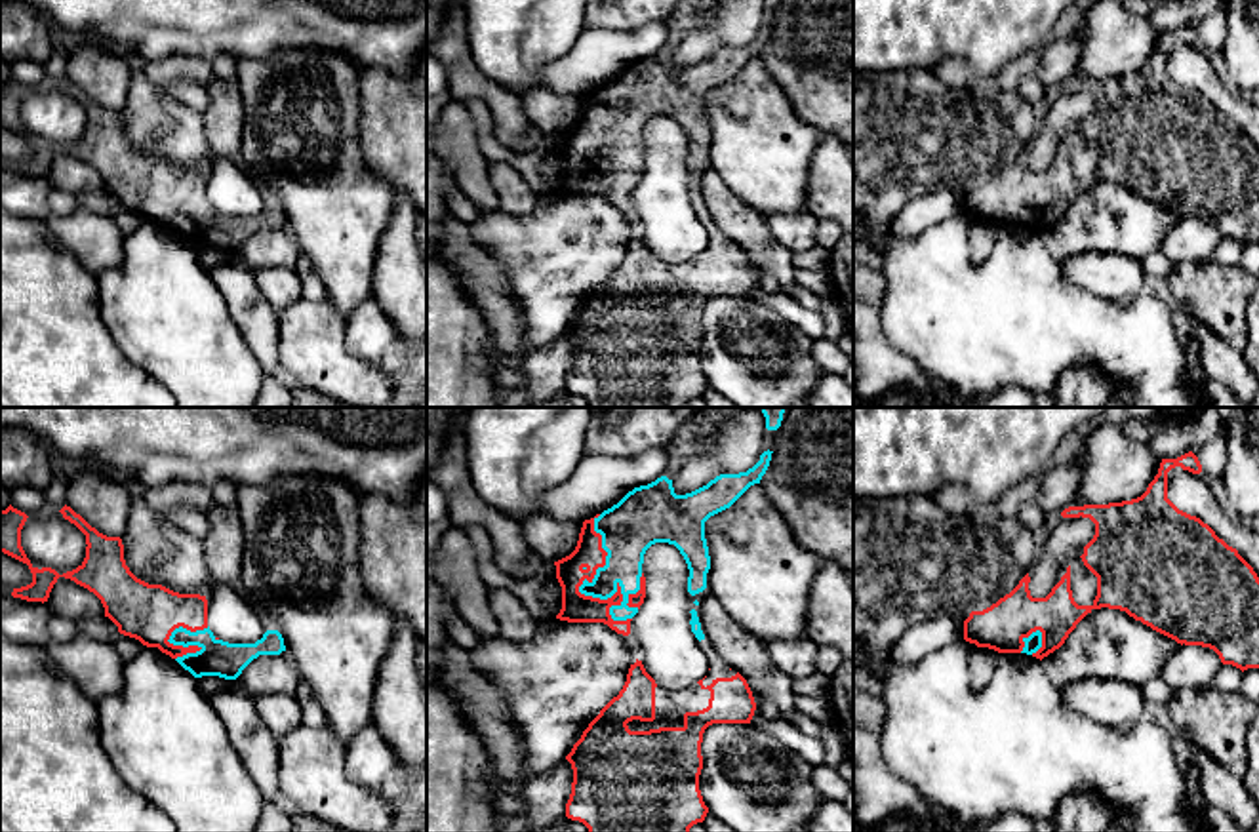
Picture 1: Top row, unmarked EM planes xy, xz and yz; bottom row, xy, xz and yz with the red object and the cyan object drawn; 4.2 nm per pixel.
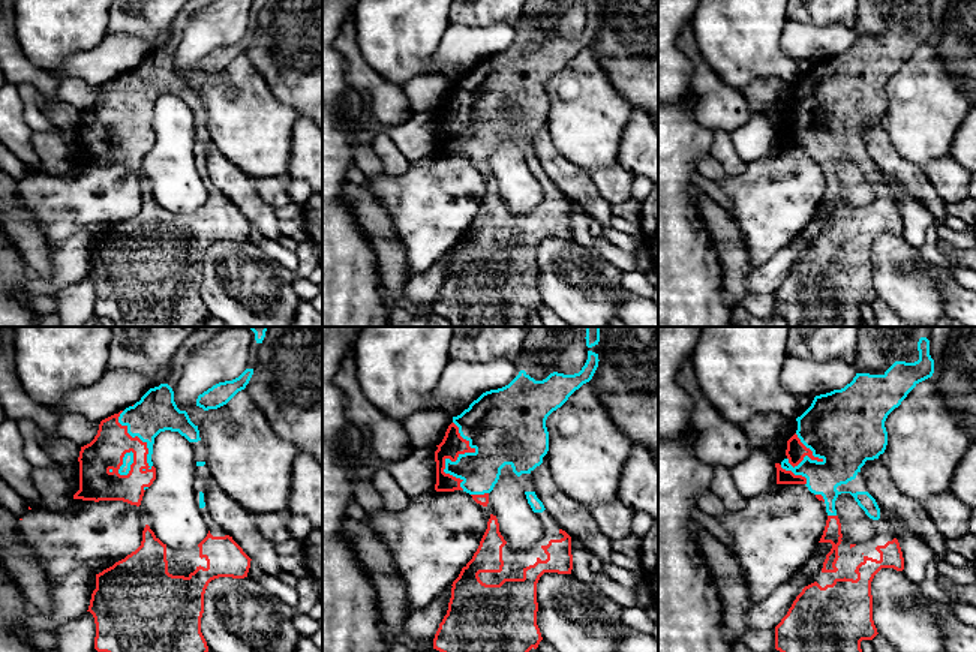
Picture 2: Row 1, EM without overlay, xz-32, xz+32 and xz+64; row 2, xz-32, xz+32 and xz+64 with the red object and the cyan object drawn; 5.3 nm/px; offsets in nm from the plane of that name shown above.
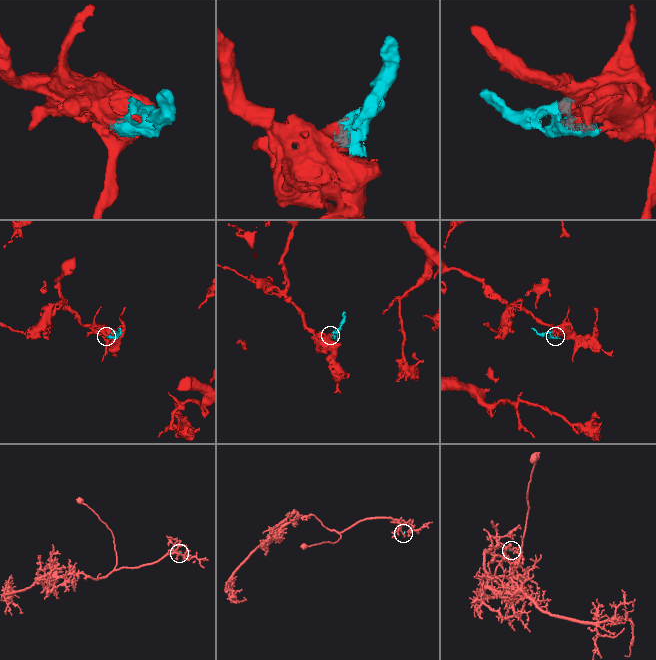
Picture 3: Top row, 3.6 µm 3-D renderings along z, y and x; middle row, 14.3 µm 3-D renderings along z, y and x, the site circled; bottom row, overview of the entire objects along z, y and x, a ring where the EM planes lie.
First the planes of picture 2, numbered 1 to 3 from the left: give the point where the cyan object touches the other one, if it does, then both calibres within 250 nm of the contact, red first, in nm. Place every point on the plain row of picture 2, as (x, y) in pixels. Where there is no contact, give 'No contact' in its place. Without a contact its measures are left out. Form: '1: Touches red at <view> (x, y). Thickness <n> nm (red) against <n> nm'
1: Touches red at xz-32 (137, 101). Thickness 190 nm (red) against 220 nm
2: Touches red at xz+32 (456, 123). Thickness 120 nm (red) against 280 nm
3: Touches red at xz+64 (810, 114). Thickness 100 nm (red) against 420 nm

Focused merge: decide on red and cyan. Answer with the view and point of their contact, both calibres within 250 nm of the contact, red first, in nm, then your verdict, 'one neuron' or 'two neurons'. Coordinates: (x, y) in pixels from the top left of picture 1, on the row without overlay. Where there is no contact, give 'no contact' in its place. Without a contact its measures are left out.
xz (578, 164) | 130/160 nm | one neuron

